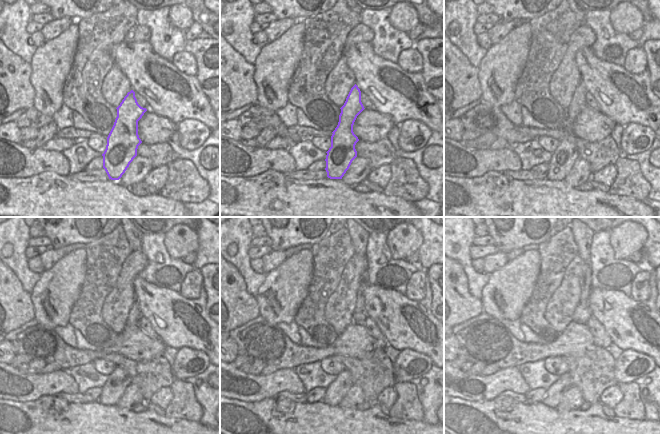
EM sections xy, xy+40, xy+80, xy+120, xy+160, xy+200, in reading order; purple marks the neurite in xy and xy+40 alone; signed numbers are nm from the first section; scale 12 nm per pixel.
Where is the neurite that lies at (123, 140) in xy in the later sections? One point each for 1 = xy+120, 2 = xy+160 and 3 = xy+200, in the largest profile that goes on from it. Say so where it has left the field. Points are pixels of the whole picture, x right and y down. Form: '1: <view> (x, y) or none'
1: xy+120 (119, 379)
2: xy+160 (336, 391)
3: xy+200 (583, 237)

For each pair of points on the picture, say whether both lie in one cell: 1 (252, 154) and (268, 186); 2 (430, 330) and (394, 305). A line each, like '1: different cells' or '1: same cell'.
1: different cells
2: same cell

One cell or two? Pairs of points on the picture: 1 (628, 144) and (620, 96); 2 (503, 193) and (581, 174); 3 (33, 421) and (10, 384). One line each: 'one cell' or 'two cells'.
1: two cells
2: two cells
3: two cells

